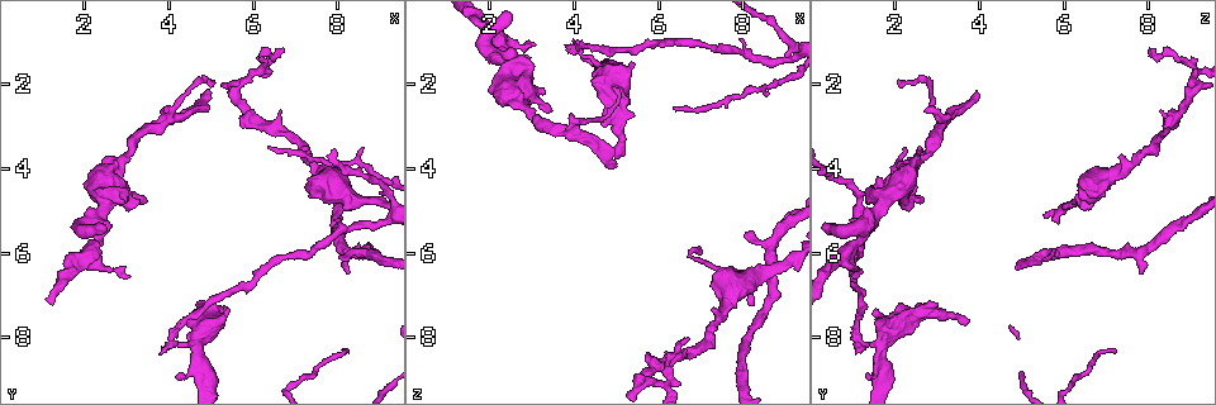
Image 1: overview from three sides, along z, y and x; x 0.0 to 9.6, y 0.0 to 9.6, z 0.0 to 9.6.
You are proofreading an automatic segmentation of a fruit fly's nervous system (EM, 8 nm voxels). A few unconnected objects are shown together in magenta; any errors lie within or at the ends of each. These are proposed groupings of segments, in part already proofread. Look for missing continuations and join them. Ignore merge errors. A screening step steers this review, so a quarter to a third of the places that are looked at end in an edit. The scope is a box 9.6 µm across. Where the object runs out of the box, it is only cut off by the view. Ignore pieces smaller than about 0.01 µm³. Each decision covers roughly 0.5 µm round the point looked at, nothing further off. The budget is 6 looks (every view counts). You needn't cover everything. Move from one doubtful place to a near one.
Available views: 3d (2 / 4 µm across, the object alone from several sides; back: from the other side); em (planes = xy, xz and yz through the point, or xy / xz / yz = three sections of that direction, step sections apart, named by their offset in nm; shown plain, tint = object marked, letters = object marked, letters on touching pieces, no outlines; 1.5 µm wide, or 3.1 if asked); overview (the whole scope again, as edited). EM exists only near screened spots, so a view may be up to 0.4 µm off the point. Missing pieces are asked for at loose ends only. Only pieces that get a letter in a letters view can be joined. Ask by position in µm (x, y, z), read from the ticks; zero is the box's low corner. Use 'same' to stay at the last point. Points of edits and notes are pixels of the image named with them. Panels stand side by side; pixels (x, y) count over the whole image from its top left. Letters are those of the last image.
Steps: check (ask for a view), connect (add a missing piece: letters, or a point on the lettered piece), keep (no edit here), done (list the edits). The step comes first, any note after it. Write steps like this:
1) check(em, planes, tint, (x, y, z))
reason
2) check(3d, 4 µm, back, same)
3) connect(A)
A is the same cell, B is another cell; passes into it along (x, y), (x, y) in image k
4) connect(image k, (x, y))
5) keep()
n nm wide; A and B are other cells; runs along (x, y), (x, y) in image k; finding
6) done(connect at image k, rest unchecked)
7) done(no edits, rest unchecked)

check(em, yz, step 4, letters, (4.95, 2.15, 4.00))
free end

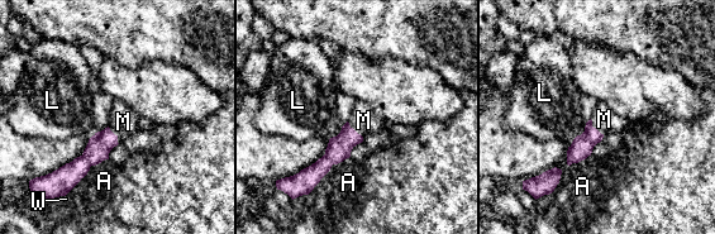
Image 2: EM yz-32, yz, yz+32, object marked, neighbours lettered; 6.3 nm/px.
connect(M)
A touches over 340 nm; M is the same cell, A, L and W are other cells; it goes on there

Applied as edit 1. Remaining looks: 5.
check(3d, 4 µm, (3.10, 6.50, 1.00))
tapers out

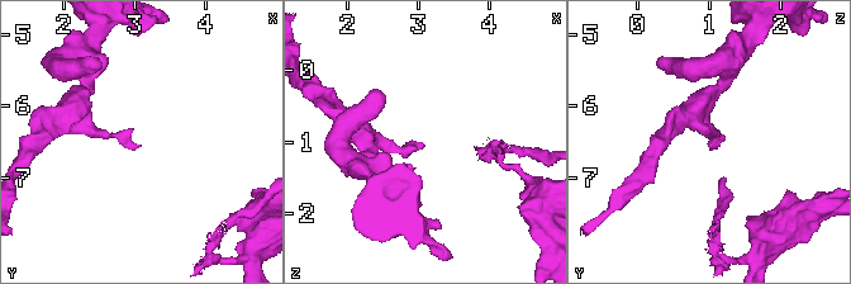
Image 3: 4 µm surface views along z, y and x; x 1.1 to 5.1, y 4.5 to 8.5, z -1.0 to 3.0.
check(em, planes, tint, (3.05, 6.55, 1.00))
need the tissue

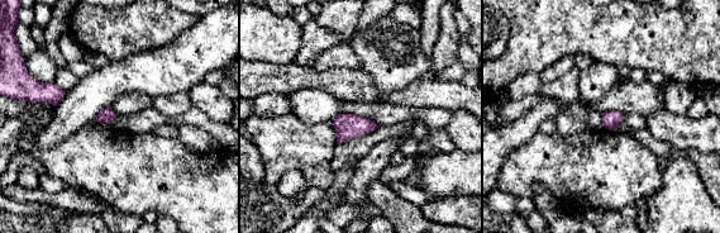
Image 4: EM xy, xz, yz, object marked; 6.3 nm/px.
check(em, planes, letters, same)
see the neighbours

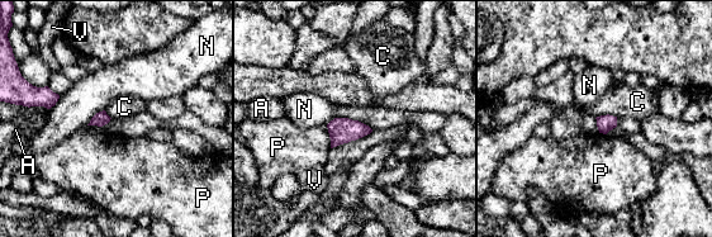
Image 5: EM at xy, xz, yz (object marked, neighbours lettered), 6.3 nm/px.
keep()
A, C, N, P and V are other cells; border along (617, 117), (601, 114), (596, 118) in image 5; no lettered piece goes on from it

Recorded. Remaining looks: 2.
check(em, planes, plain, (8.25, 6.55, 7.80))
free end

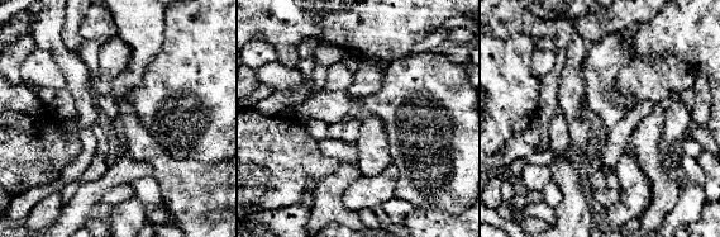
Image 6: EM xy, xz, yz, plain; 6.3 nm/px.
check(em, planes, letters, same)

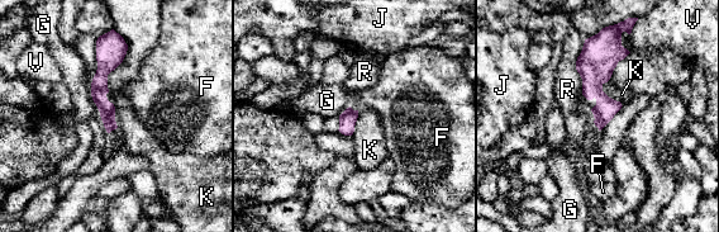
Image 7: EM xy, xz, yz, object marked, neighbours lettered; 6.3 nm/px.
keep()
100 nm wide; F, G, J, K, R and V are other cells; runs along (114, 64), (100, 77), (109, 127) in image 7; none of them fits

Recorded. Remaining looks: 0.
done(connect at image 2, rest unchecked)

